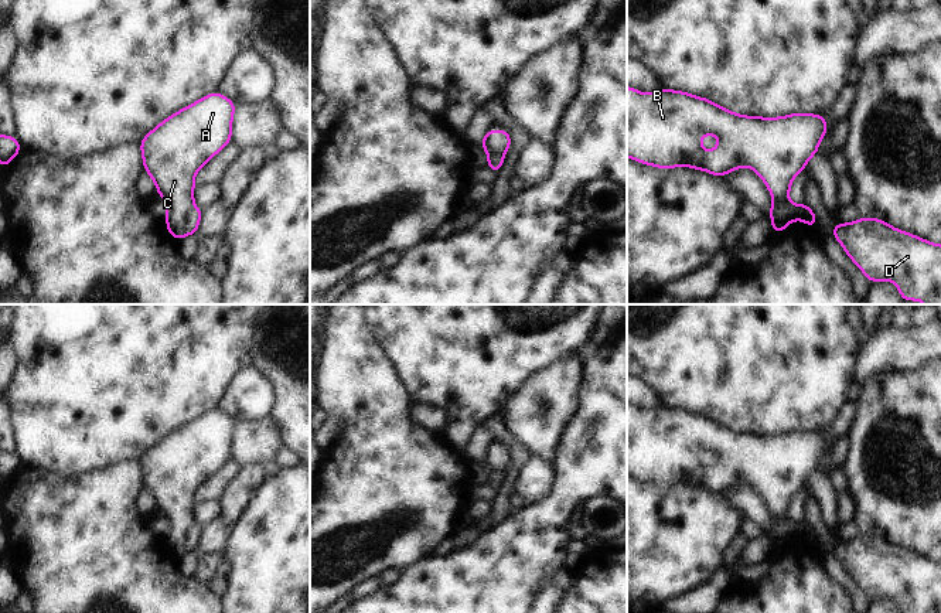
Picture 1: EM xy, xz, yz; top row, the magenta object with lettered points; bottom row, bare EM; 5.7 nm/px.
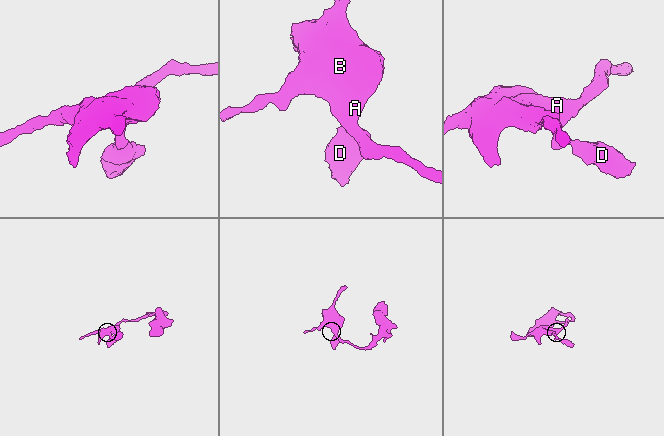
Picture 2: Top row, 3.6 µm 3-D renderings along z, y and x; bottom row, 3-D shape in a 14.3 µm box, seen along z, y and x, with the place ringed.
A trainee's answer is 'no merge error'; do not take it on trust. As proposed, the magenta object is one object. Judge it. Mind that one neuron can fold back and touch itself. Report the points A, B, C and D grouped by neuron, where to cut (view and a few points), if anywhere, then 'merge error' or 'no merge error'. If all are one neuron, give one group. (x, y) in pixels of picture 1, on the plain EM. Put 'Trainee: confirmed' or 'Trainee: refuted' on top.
Trainee: refuted
A B C / D; cut in xz along (484, 450), (484, 462), (491, 469), (503, 472); merge error

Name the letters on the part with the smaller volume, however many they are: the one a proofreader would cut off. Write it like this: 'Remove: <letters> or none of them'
Remove: D

